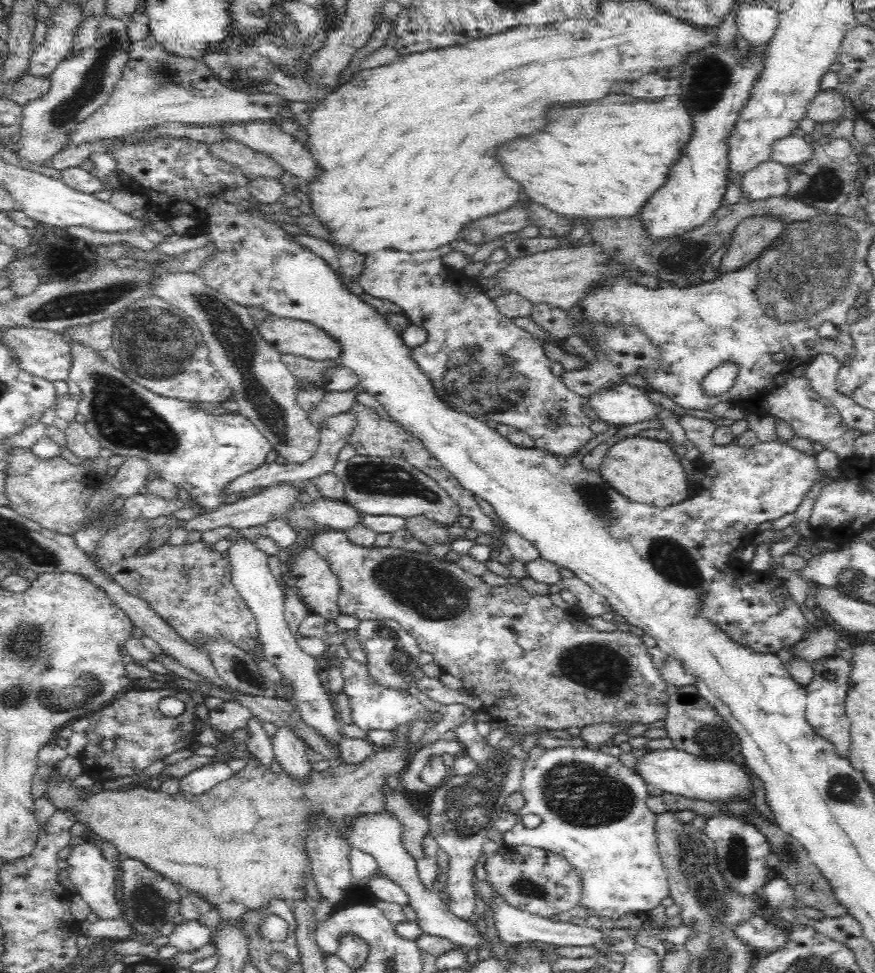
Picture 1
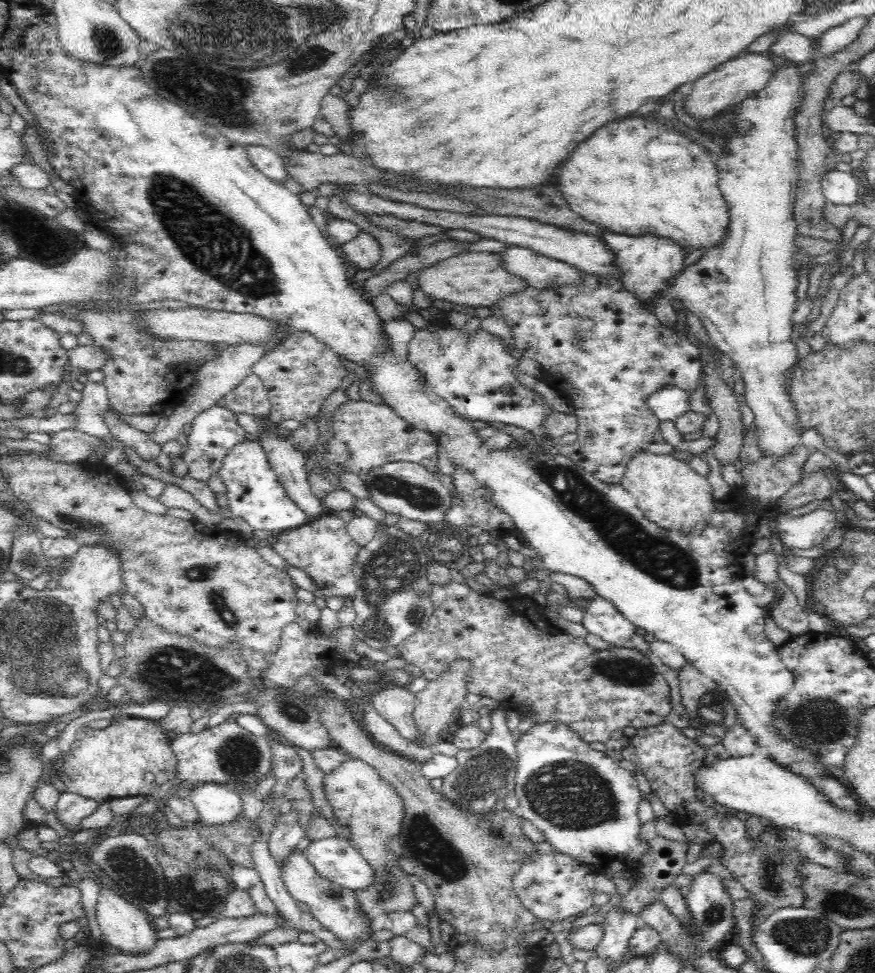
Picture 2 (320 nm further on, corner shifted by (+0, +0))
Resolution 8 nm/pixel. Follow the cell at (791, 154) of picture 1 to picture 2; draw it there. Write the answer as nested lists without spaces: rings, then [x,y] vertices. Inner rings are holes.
[[[827,169],[821,176],[823,195],[827,201],[834,204],[854,204],[859,198],[857,197],[858,183],[852,173],[841,172]]]

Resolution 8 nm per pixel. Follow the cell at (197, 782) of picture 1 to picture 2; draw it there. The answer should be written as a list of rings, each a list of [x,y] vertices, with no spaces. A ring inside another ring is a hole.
[[[205,782],[190,786],[190,798],[198,818],[205,823],[230,822],[241,810],[238,789],[226,783]]]

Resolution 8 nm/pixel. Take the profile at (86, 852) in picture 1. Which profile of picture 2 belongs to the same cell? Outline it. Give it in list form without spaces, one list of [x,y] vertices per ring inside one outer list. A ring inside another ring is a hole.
[[[100,885],[100,888],[98,888],[98,900],[94,904],[94,912],[96,912],[98,928],[102,931],[102,939],[109,949],[140,954],[140,952],[150,950],[158,942],[156,927],[149,916],[128,904],[122,896],[118,896],[108,886]]]

